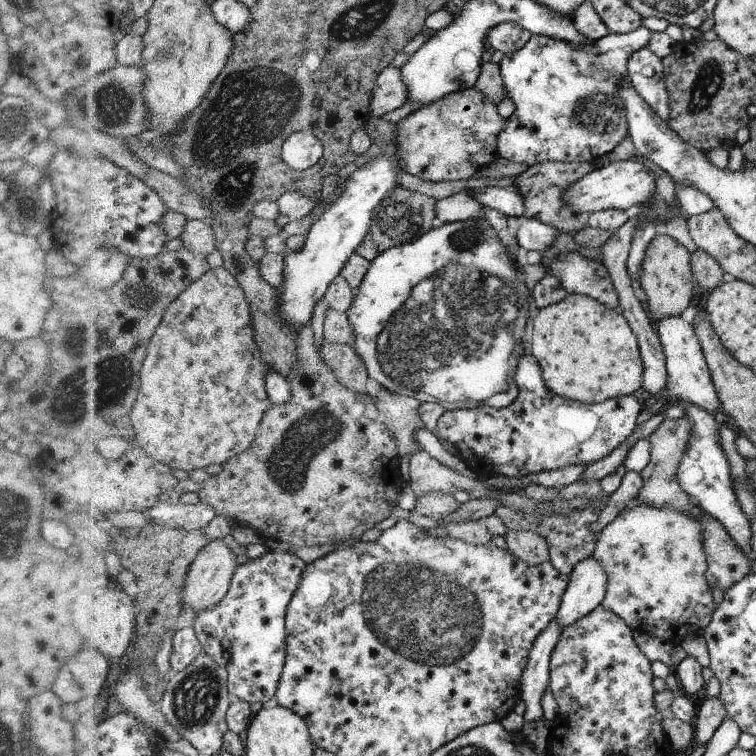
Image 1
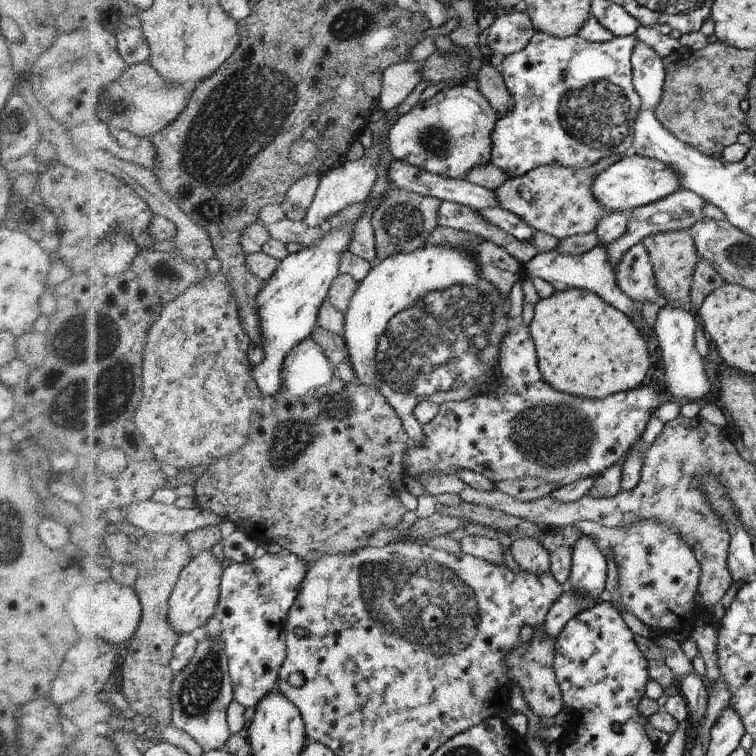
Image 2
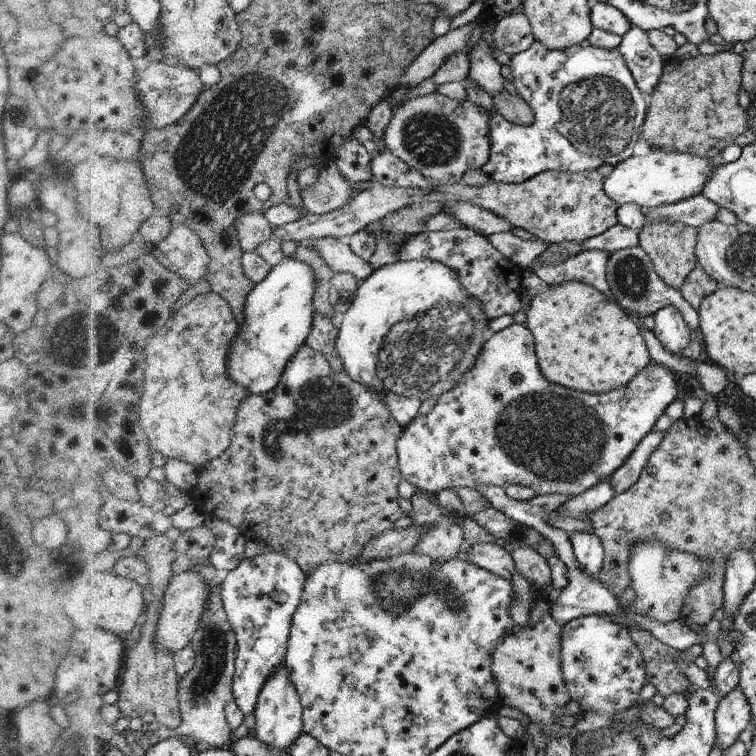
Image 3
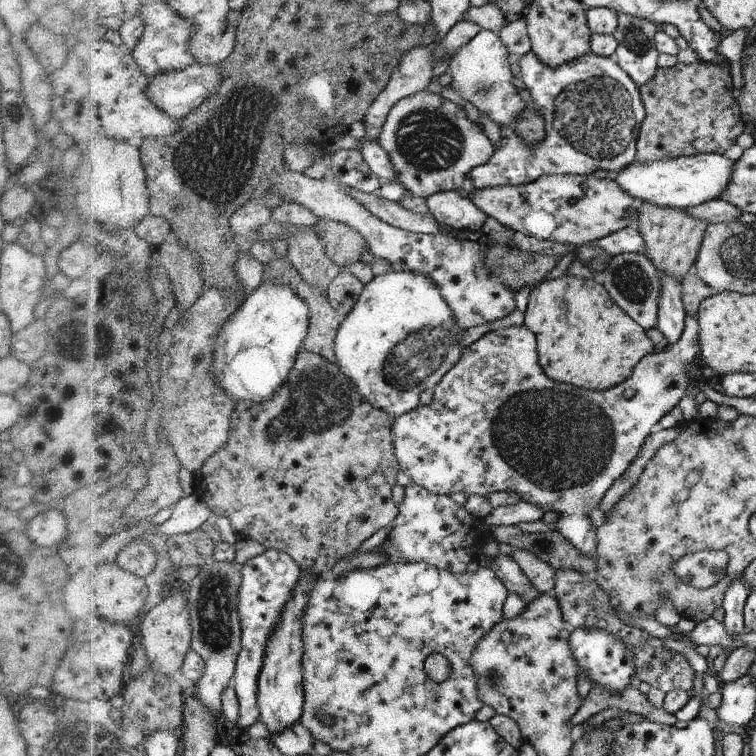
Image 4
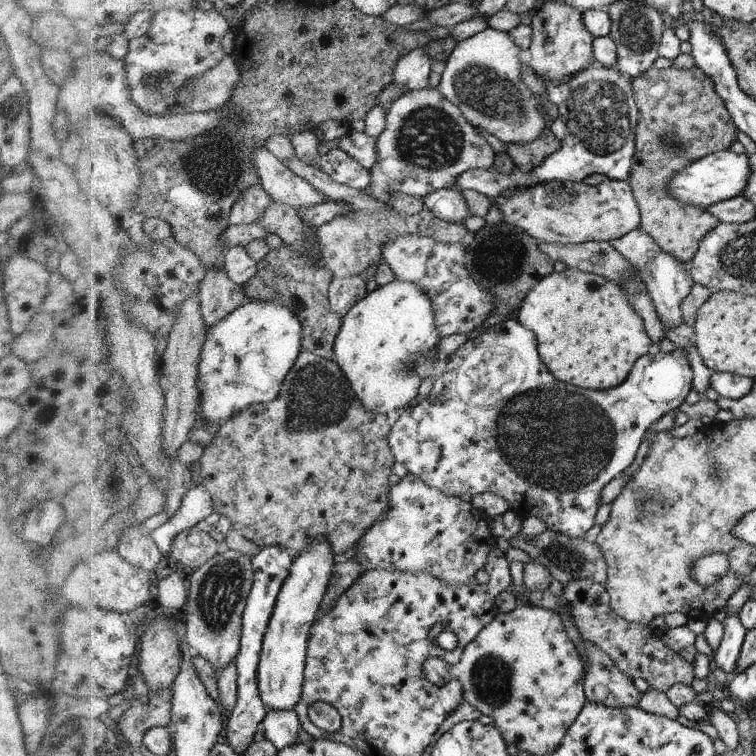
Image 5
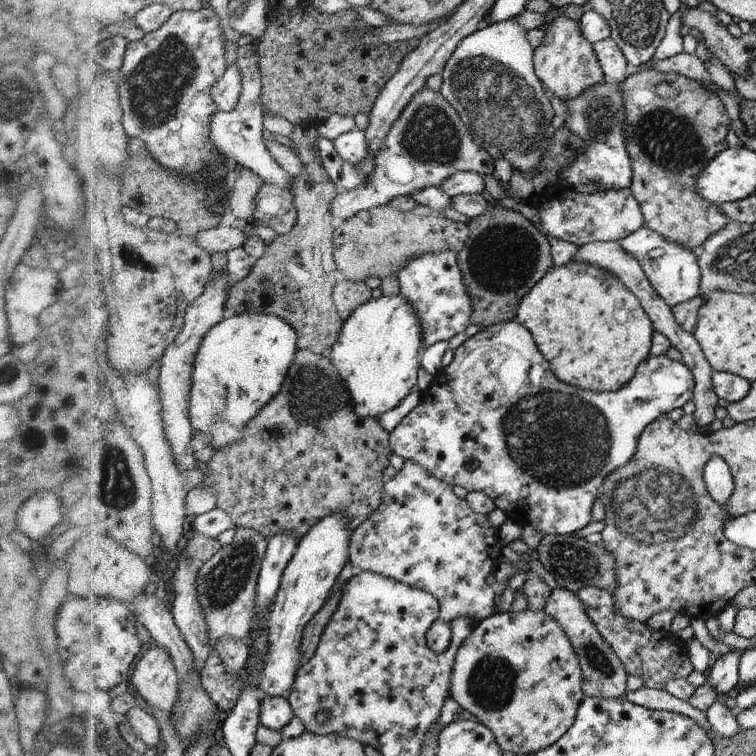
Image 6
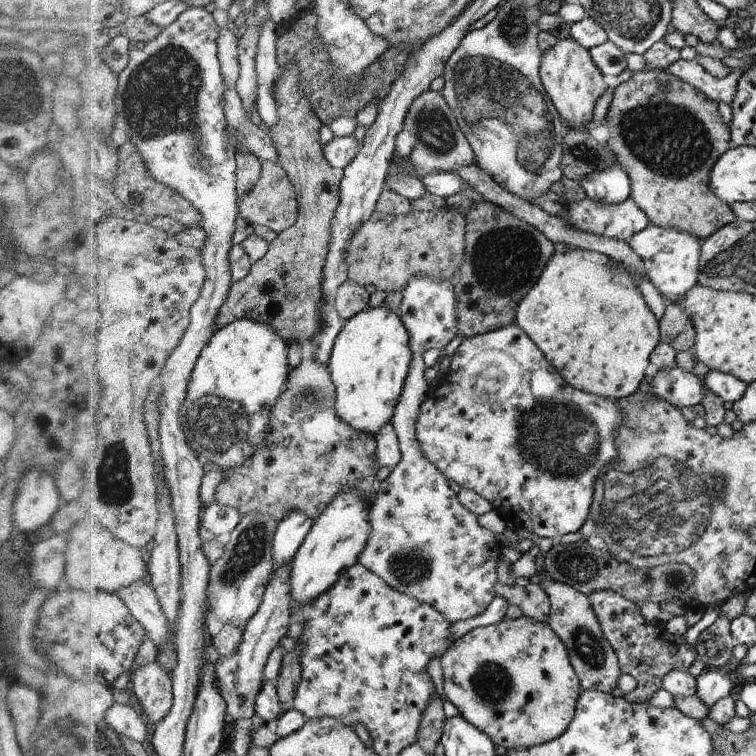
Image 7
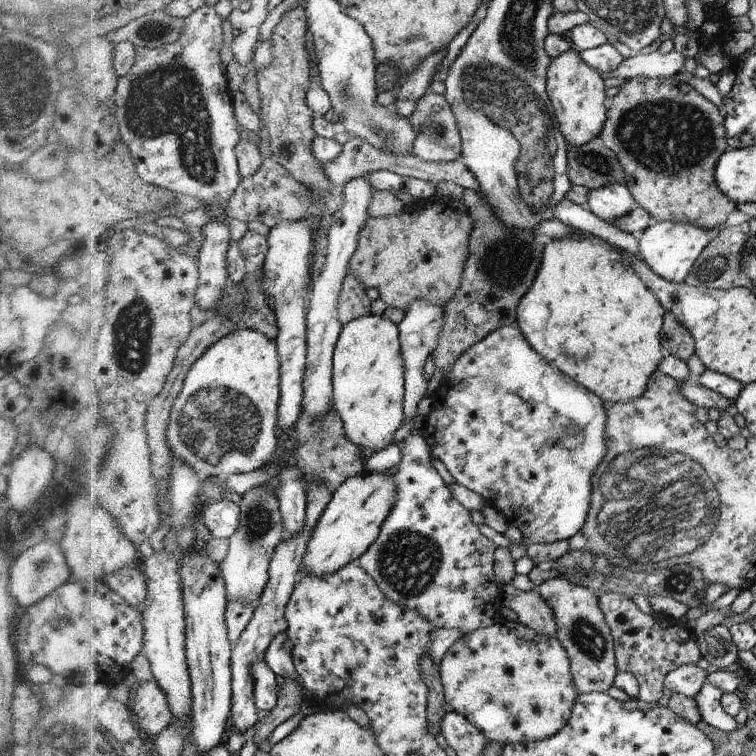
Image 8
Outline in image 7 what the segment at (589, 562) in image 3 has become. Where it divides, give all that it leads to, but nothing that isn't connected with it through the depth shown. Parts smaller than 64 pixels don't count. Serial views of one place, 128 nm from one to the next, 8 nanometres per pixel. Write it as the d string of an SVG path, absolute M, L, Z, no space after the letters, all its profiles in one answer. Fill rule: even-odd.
M516 322L486 334L463 339L456 347L449 368L436 379L434 385L430 385L426 400L422 402L421 411L418 412L417 440L420 442L422 453L450 479L450 482L456 482L461 488L474 490L486 498L492 505L492 511L496 511L502 517L510 530L527 529L530 533L555 541L564 534L578 532L588 518L596 478L602 473L601 470L618 458L614 432L622 426L624 411L620 410L616 401L611 398L574 388ZM679 367L664 368L660 372L653 371L650 388L656 398L668 400L678 408L693 408L702 404L706 398L706 388L694 373L686 372Z

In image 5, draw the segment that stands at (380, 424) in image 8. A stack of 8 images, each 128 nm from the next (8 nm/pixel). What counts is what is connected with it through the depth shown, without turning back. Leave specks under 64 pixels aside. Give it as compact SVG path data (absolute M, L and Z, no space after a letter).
M395 278L395 280L391 281L389 284L380 285L374 290L374 292L367 294L365 298L362 298L362 300L360 300L342 318L341 328L334 342L334 359L348 378L349 384L352 386L354 393L356 393L358 398L361 400L361 404L364 405L367 410L384 415L387 415L388 412L392 411L396 411L398 413L411 406L411 403L417 398L420 386L425 379L430 378L432 380L436 380L436 378L440 377L445 372L447 366L446 362L442 363L436 360L437 346L443 337L446 336L443 336L438 331L437 320L435 319L435 308L433 300L429 294L412 282L400 281L398 278Z

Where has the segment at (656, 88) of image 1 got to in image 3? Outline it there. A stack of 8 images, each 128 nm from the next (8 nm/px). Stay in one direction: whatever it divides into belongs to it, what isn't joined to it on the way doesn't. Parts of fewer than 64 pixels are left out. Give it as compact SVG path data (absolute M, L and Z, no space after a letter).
M632 24L629 32L621 37L618 50L625 56L626 64L629 65L638 88L644 95L652 94L660 82L665 59L650 44L648 31Z

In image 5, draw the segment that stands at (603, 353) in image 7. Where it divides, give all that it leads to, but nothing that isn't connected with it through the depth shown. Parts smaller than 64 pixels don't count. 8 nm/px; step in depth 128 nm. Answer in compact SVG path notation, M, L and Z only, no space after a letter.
M575 267L542 278L528 292L517 312L516 320L536 334L540 358L549 372L558 381L582 389L604 391L622 385L629 379L634 364L648 353L648 346L653 342L644 330L644 321L633 310L618 284Z

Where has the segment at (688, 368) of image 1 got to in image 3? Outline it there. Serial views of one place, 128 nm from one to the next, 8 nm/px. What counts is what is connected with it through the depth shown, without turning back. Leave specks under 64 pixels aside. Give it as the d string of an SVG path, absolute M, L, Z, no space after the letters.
M666 306L654 314L655 326L653 333L672 354L685 354L694 333L686 324L684 314L675 306Z

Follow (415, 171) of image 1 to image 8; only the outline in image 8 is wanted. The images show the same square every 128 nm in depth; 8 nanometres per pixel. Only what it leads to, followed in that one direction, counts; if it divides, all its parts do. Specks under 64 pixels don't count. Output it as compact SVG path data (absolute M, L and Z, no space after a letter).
M429 90L422 96L416 110L409 117L410 124L417 132L414 139L413 154L425 161L449 162L461 158L462 139L458 128L456 114L446 97Z

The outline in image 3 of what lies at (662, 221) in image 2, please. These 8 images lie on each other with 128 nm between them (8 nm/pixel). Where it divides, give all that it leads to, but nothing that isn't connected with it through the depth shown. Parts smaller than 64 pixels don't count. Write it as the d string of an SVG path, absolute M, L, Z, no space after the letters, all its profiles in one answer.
M704 195L694 196L688 200L681 200L676 204L656 207L645 211L646 221L666 220L666 222L680 222L686 226L699 228L707 222L717 218L721 206L706 198Z

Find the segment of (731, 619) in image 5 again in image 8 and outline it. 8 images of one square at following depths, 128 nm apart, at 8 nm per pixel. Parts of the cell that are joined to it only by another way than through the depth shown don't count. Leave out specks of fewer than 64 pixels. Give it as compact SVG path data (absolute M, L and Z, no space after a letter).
M706 682L705 686L701 688L698 696L695 696L696 706L698 712L702 717L702 721L710 726L721 730L722 732L732 732L739 726L733 716L730 716L721 705L722 692L718 686Z

